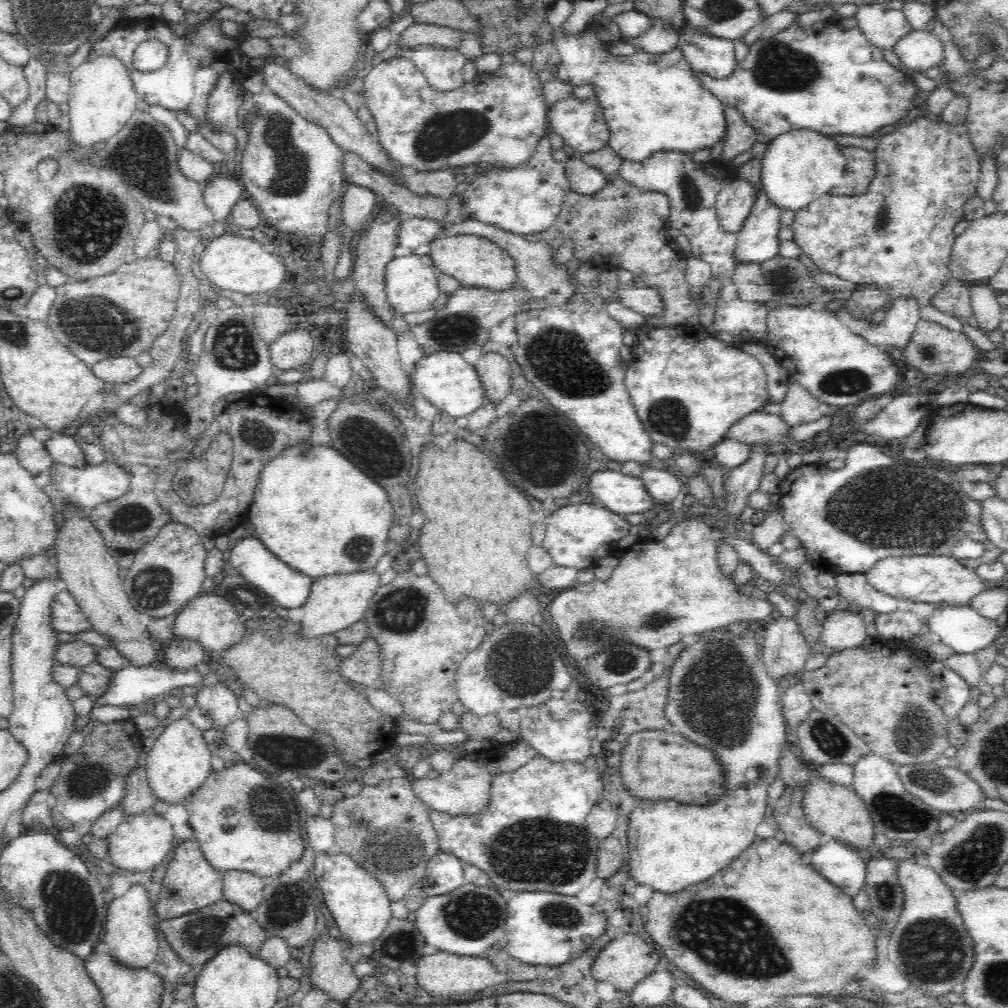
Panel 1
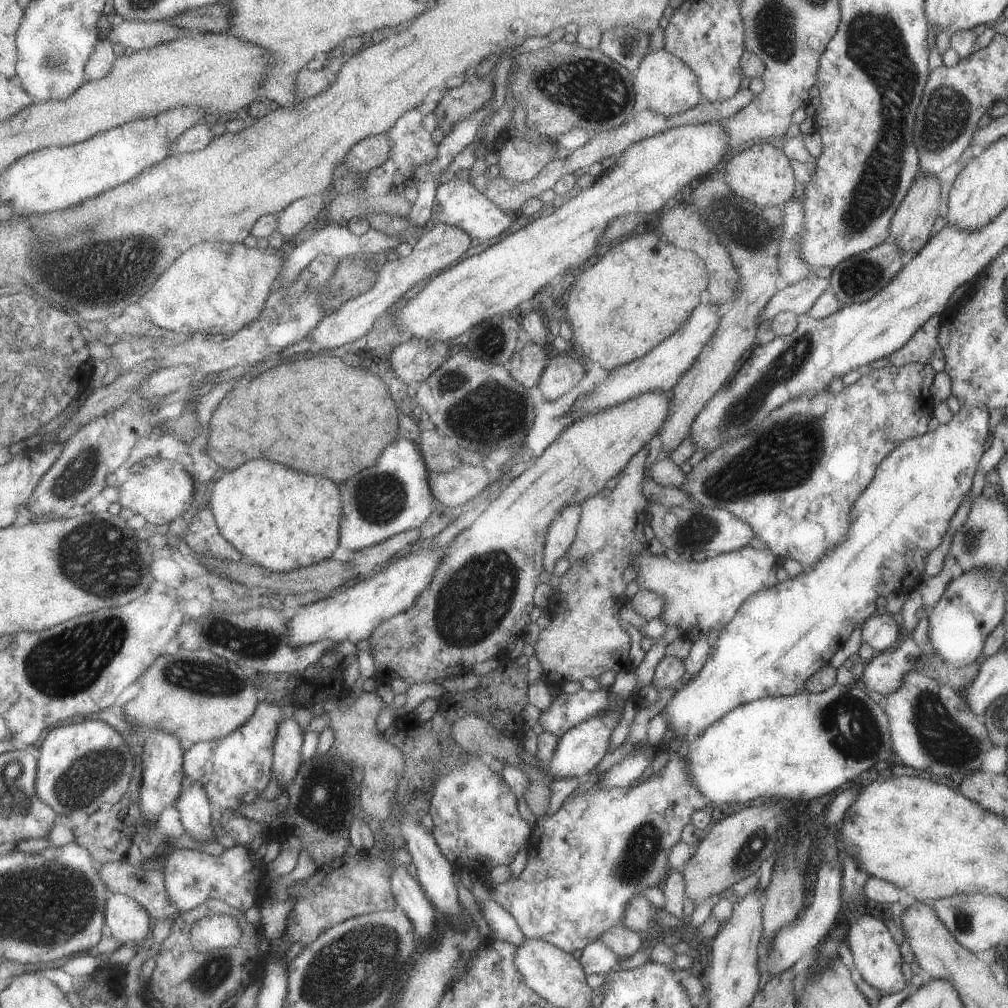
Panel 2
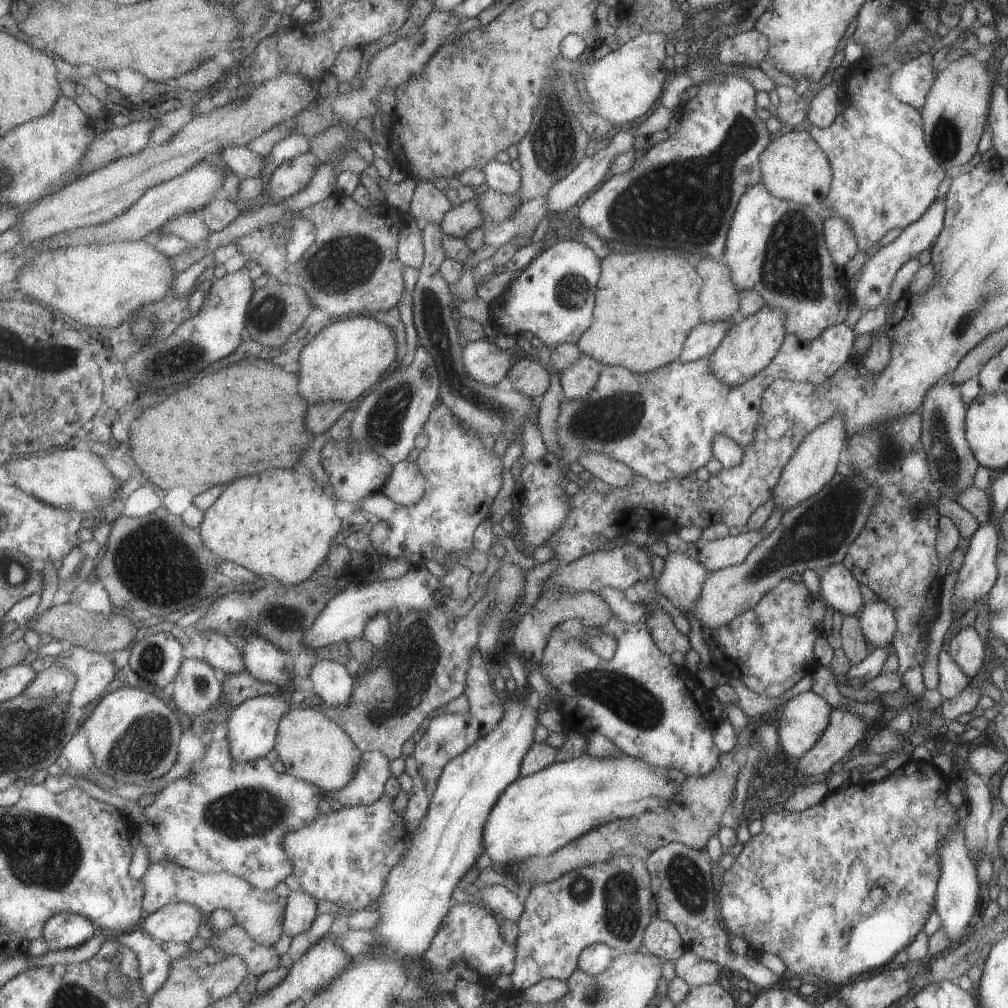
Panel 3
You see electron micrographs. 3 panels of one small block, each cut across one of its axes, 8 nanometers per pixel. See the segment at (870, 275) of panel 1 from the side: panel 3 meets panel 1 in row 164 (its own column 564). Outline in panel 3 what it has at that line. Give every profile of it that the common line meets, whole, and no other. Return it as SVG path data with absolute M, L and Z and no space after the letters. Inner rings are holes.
M630 855L592 860L581 869L565 874L557 881L535 886L525 896L526 912L518 924L517 969L513 972L515 988L526 992L546 979L569 981L580 968L583 951L590 945L606 943L620 953L644 952L643 936L653 918L651 911L651 878L644 860Z

